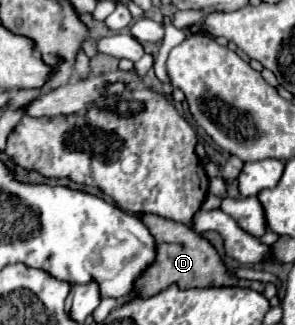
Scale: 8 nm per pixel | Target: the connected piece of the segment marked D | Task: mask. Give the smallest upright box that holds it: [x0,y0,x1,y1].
[137,214,265,296]

